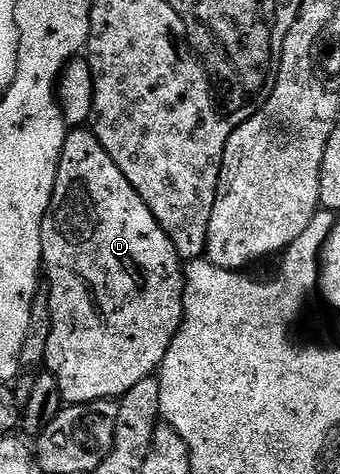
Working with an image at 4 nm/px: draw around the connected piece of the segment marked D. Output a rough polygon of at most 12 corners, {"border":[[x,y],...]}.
{"border":[[90,129],[42,221],[68,405],[160,370],[180,254]]}

